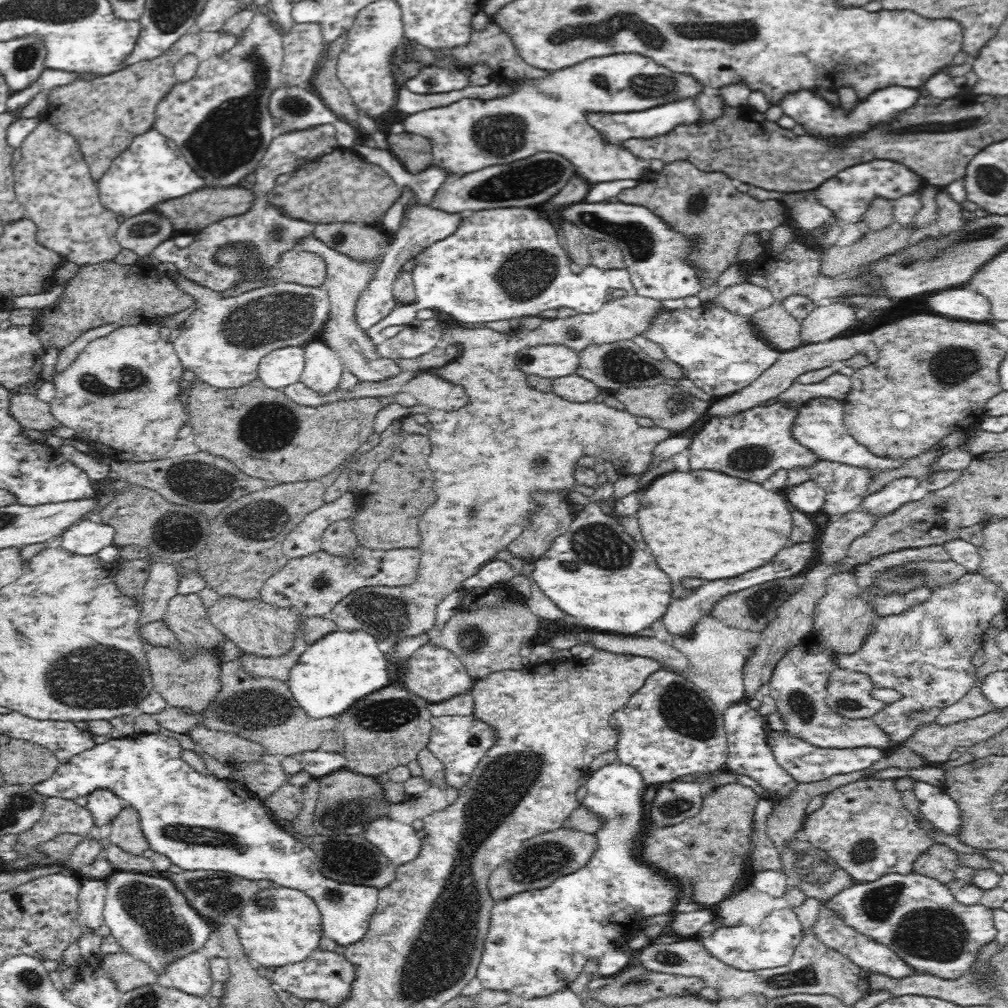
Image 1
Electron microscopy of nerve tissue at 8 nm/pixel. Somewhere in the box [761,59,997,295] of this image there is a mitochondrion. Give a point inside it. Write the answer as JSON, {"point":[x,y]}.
{"point":[958,122]}

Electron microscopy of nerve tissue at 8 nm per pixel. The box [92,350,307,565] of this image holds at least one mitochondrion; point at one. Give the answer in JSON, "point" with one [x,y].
{"point":[269,426]}

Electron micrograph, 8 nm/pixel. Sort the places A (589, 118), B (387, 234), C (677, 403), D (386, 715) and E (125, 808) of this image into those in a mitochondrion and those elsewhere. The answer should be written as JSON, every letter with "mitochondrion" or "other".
{"A":"other","B":"other","C":"mitochondrion","D":"mitochondrion","E":"other"}

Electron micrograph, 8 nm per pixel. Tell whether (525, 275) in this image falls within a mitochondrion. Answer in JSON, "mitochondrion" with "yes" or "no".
{"mitochondrion":"yes"}

